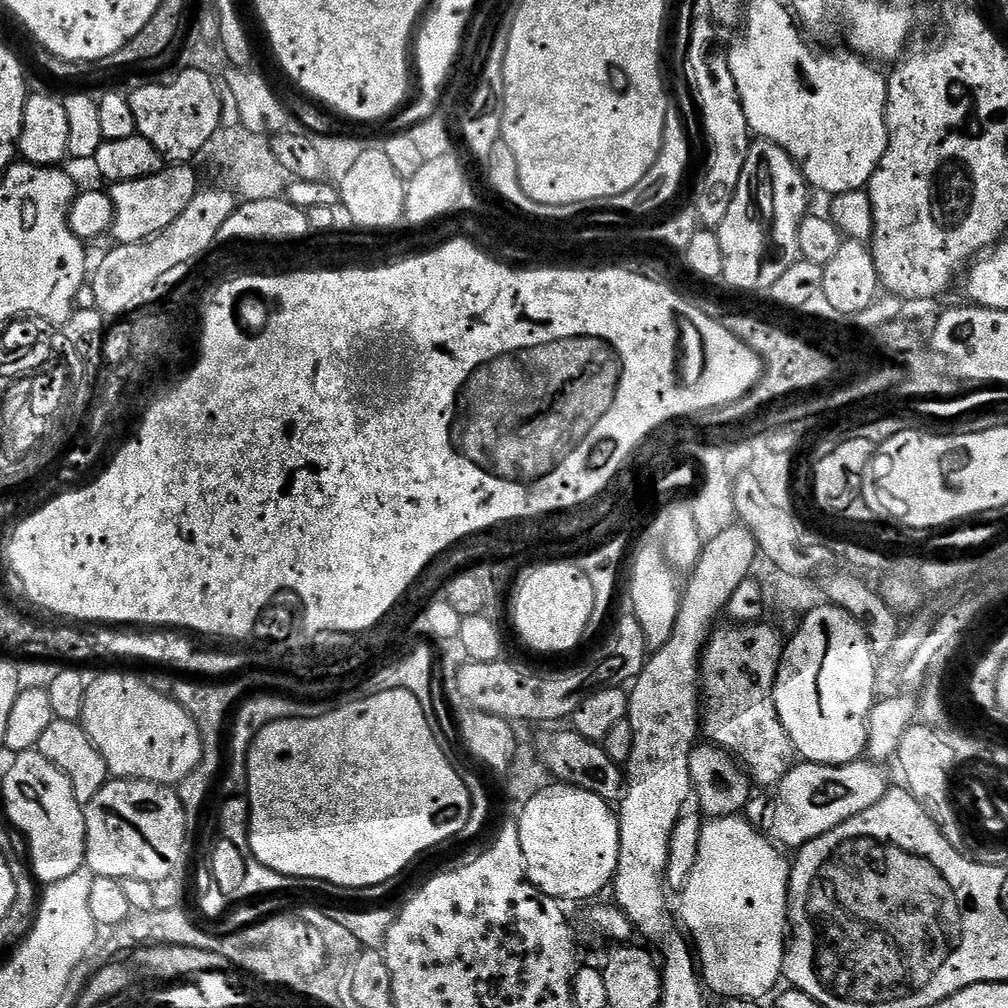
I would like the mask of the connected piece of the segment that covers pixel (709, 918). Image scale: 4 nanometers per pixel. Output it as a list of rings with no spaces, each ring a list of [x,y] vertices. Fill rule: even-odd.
[[[743,815],[717,816],[703,825],[701,841],[698,842],[697,864],[680,896],[682,898],[678,916],[690,936],[692,931],[691,939],[694,944],[696,939],[698,964],[702,969],[702,979],[709,993],[717,992],[720,998],[763,1001],[764,995],[776,983],[781,983],[786,937],[789,935],[788,878],[790,875],[790,860],[783,854],[785,855],[757,825]]]

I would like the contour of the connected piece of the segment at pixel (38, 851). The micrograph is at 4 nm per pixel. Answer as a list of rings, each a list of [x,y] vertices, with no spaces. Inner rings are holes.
[[[39,750],[22,752],[4,776],[4,804],[8,807],[7,819],[17,833],[24,832],[28,848],[32,851],[30,871],[41,885],[62,882],[74,870],[85,867],[86,822],[84,809],[74,798],[74,790],[62,774]]]

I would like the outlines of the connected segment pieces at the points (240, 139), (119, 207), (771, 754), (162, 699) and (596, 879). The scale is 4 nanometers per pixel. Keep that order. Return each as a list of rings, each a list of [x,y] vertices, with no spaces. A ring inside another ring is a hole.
[[[221,126],[212,136],[206,149],[206,156],[216,163],[216,168],[225,176],[227,187],[235,192],[241,201],[262,202],[278,200],[290,187],[288,171],[278,162],[267,139],[255,136],[247,127],[225,128]]]
[[[176,162],[165,166],[161,172],[150,178],[138,178],[134,182],[111,185],[113,220],[110,235],[116,244],[137,244],[148,240],[166,230],[166,226],[170,226],[174,218],[182,215],[198,191],[196,172],[188,167],[192,166]]]
[[[728,622],[725,628],[717,627],[709,635],[708,642],[704,645],[704,655],[700,657],[702,736],[707,743],[729,752],[743,765],[757,785],[776,786],[792,768],[794,749],[776,709],[776,675],[780,669],[780,657],[784,654],[784,644],[779,634],[766,623]]]
[[[104,672],[89,683],[79,723],[106,758],[109,777],[176,786],[198,766],[204,747],[194,718],[177,700],[160,692],[128,672]]]
[[[552,782],[548,788],[536,793],[530,802],[519,809],[520,817],[515,821],[518,826],[518,838],[526,862],[528,883],[539,892],[553,896],[556,900],[588,900],[596,896],[604,887],[616,879],[618,854],[620,853],[620,817],[609,801],[598,798],[572,784]]]

